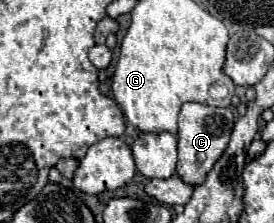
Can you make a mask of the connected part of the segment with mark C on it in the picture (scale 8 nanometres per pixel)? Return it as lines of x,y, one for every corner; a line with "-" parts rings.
185,102
179,112
179,132
177,132
177,142
179,142
179,162
177,162
177,174
197,186
205,180
207,172
213,168
213,164
219,160
223,150
229,144
229,134
233,130
235,116
231,108
215,108
215,106
205,106
197,102

